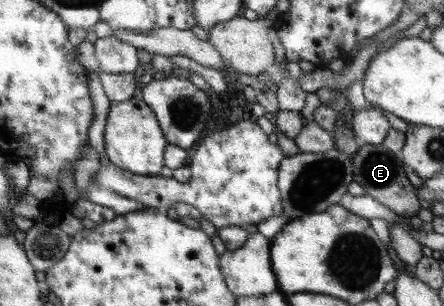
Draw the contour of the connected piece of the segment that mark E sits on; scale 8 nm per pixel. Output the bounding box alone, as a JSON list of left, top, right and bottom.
[351,144,420,218]

